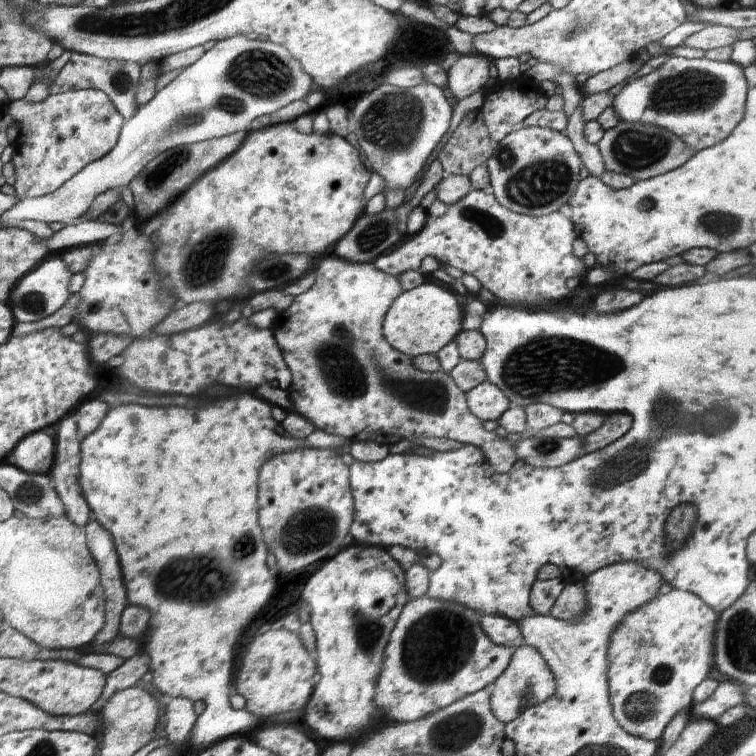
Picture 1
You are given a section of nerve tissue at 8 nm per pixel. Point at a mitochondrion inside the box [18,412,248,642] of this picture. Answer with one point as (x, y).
(179, 579)

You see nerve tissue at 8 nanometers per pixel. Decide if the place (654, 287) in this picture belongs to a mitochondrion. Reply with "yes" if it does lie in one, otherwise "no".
no

